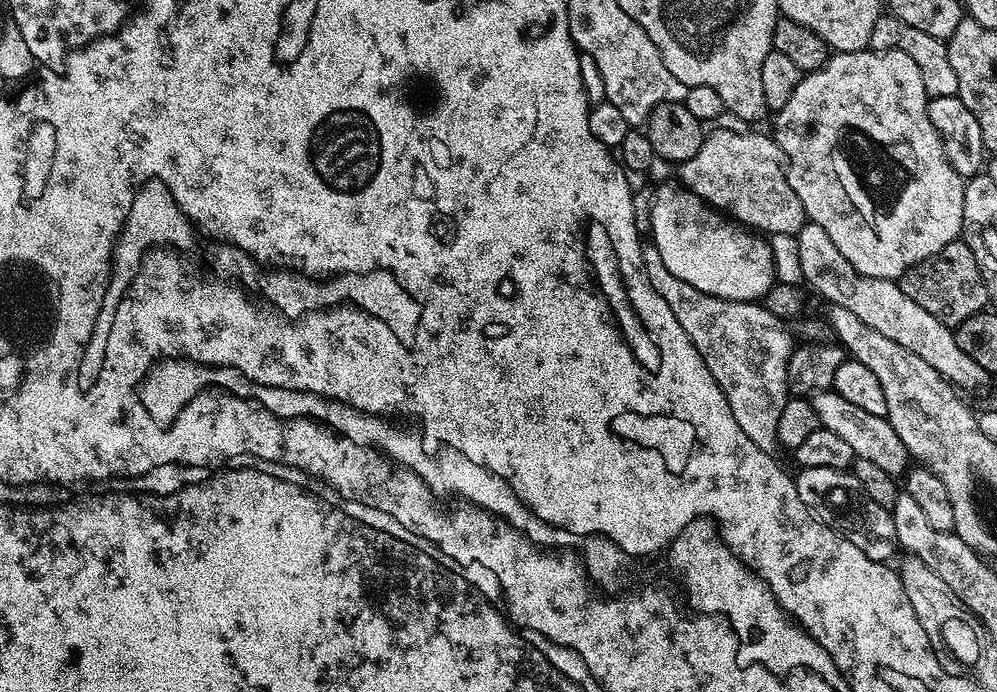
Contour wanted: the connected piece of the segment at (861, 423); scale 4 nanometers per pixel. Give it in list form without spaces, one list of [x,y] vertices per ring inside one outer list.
[[[834,390],[815,393],[811,401],[820,419],[820,427],[838,433],[850,445],[850,450],[854,450],[857,458],[874,462],[874,466],[886,470],[886,474],[894,477],[899,477],[909,467],[910,457],[906,446],[887,416],[870,414],[867,410],[854,406],[854,402],[846,402],[846,398],[842,398]]]

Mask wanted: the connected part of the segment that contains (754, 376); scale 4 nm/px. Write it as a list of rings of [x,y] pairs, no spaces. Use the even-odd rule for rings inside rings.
[[[645,243],[643,250],[644,270],[654,290],[666,298],[670,310],[674,310],[674,318],[678,318],[682,330],[686,330],[704,356],[706,366],[724,391],[734,420],[754,446],[775,453],[782,410],[790,398],[788,363],[794,351],[794,336],[789,325],[764,308],[763,303],[723,300],[690,286],[690,282],[682,282],[682,278],[674,278],[654,243]]]

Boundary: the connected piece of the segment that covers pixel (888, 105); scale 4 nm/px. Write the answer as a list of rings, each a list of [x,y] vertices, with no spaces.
[[[871,50],[838,52],[829,55],[821,68],[815,68],[813,72],[801,75],[798,86],[794,86],[794,94],[790,94],[790,102],[786,102],[786,106],[782,106],[775,113],[774,139],[777,146],[784,151],[788,181],[794,192],[798,194],[807,219],[811,223],[822,226],[822,230],[830,234],[834,246],[838,246],[842,256],[863,276],[899,281],[906,270],[921,264],[924,260],[929,260],[932,256],[941,255],[946,246],[961,239],[964,230],[966,180],[954,170],[954,166],[948,160],[942,138],[938,130],[934,130],[934,122],[930,122],[929,99],[926,86],[922,82],[922,70],[918,70],[918,65],[914,62],[914,58],[910,58],[910,54]]]

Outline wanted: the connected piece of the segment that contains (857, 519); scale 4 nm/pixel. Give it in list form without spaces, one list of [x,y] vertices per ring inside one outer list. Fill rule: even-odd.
[[[800,468],[795,473],[794,479],[798,498],[802,498],[802,502],[806,502],[806,506],[811,508],[820,520],[836,529],[850,542],[854,542],[854,546],[858,546],[858,550],[862,550],[866,558],[877,562],[888,562],[891,561],[891,556],[898,552],[900,542],[891,511],[878,506],[878,502],[874,502],[874,498],[866,494],[862,482],[858,482],[858,478],[851,471]]]

